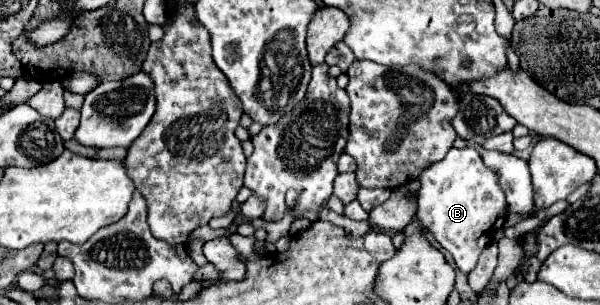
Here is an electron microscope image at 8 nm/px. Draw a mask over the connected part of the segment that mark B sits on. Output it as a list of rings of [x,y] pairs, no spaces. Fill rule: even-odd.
[[[468,142],[468,146],[452,148],[446,158],[426,166],[418,180],[422,184],[418,190],[418,218],[422,226],[452,254],[456,266],[470,274],[480,252],[488,246],[490,234],[496,234],[506,222],[508,204],[498,186],[498,176],[484,168],[476,144]]]

